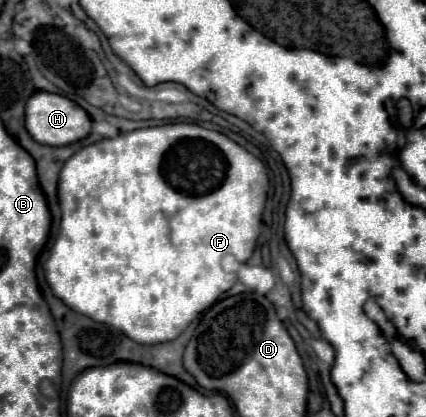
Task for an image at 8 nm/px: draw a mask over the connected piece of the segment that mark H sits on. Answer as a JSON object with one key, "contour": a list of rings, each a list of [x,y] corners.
{"contour":[[[36,91],[26,103],[26,129],[32,135],[32,139],[42,145],[62,147],[62,145],[76,143],[76,141],[88,137],[90,127],[92,127],[90,115],[80,105],[70,101],[68,97],[62,97],[56,93],[46,93],[46,91]]]}

